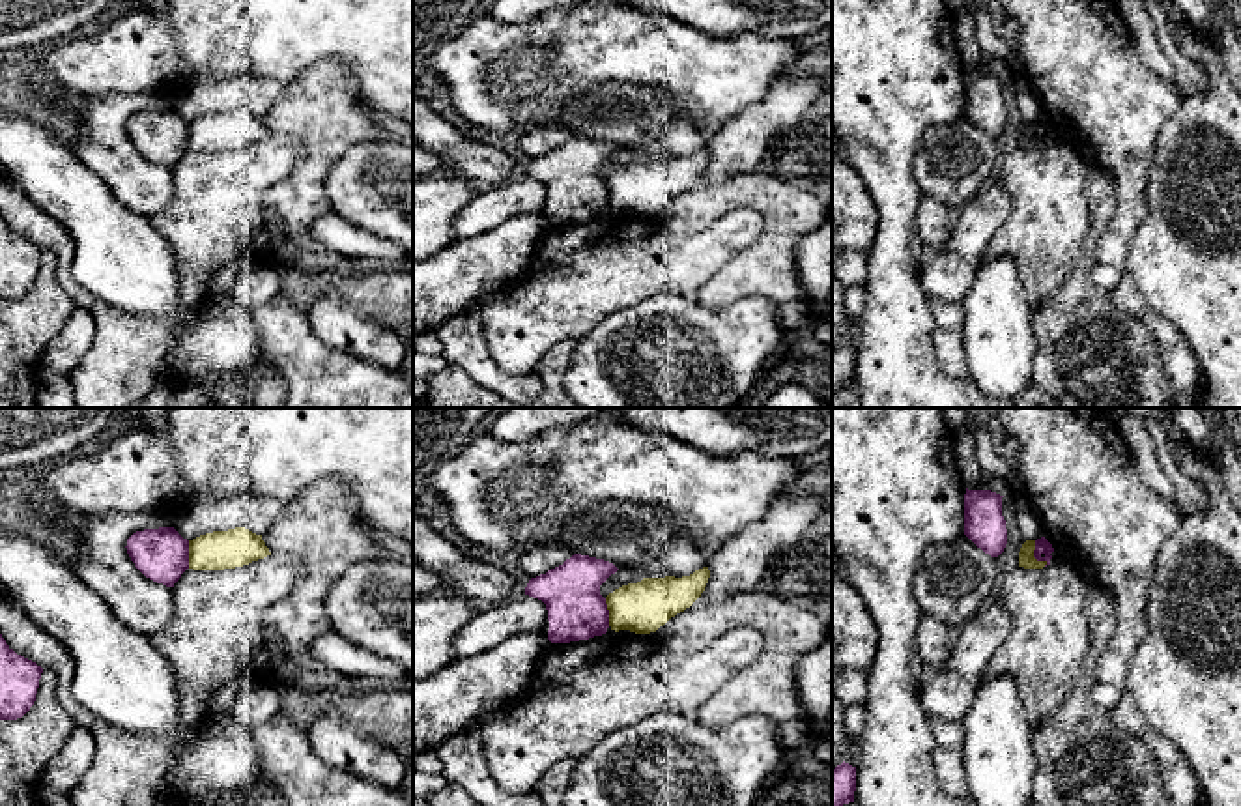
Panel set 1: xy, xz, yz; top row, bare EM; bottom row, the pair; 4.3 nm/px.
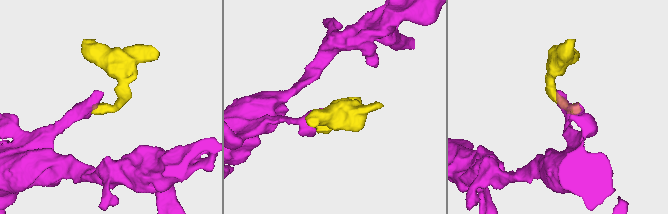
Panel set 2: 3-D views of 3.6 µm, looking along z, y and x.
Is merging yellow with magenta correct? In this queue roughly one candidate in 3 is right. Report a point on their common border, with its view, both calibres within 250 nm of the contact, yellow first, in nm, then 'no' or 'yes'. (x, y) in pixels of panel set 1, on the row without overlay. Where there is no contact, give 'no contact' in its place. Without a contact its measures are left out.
meets yellow in yz at (1032, 137); 70 nm thick on the yellow side, 60 nm on the other; no

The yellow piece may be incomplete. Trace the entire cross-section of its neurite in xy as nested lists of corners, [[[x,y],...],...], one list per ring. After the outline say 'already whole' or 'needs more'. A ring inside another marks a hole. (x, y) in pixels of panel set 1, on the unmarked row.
[[[245,108],[213,112],[189,122],[189,150],[224,151],[271,137],[269,129]]]; already whole

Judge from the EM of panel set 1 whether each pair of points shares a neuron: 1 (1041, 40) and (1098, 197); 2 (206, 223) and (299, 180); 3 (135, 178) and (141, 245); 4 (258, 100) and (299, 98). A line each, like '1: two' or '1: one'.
1: two
2: two
3: two
4: two

